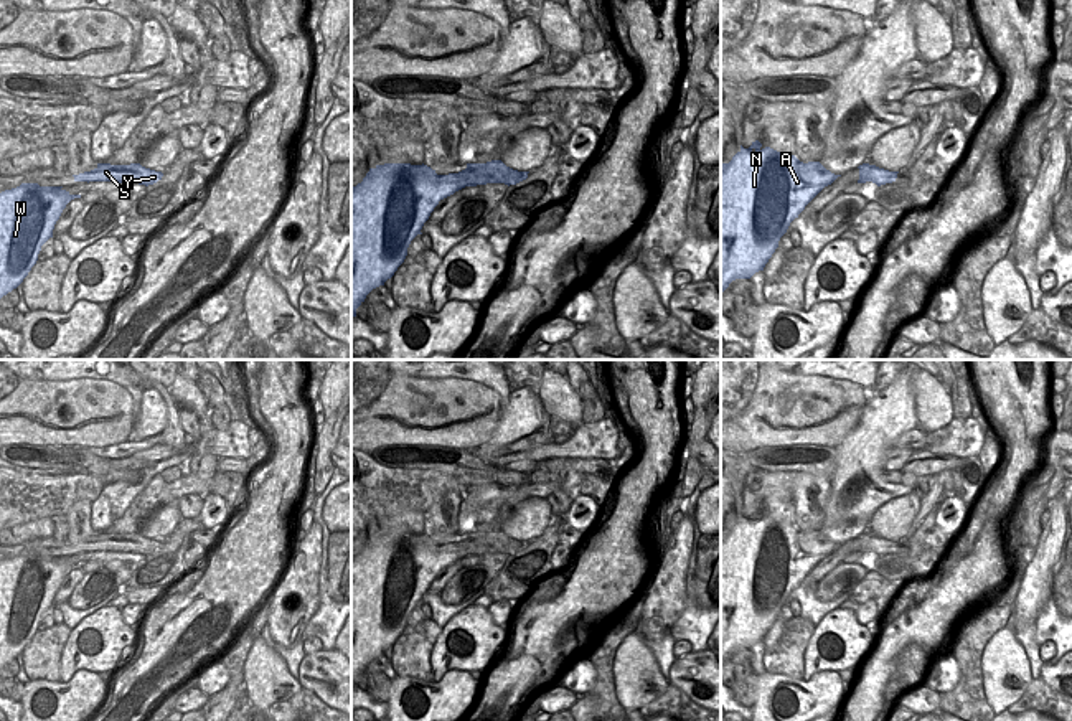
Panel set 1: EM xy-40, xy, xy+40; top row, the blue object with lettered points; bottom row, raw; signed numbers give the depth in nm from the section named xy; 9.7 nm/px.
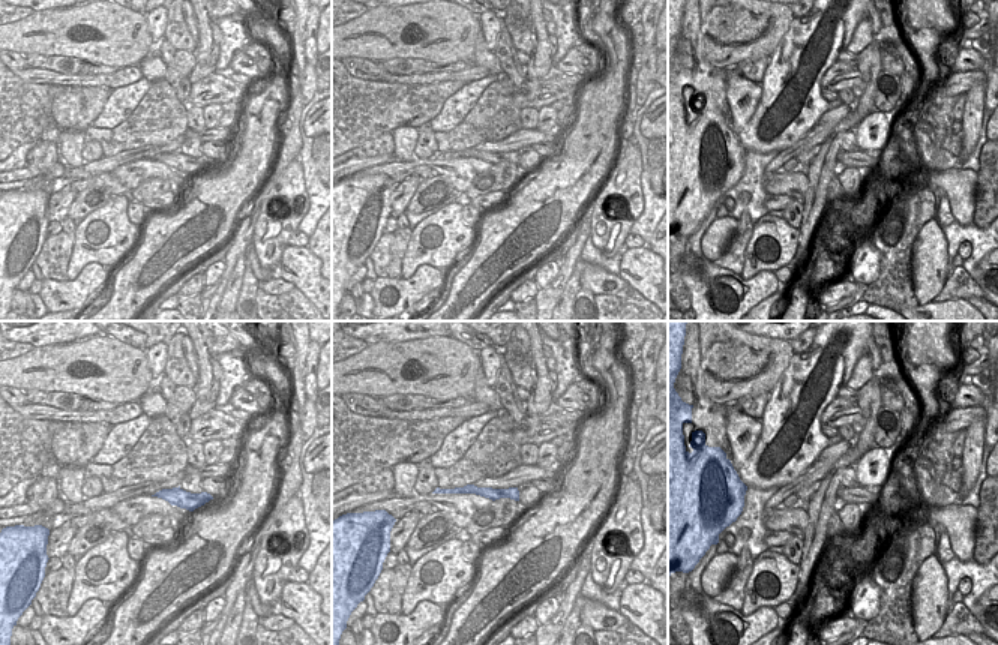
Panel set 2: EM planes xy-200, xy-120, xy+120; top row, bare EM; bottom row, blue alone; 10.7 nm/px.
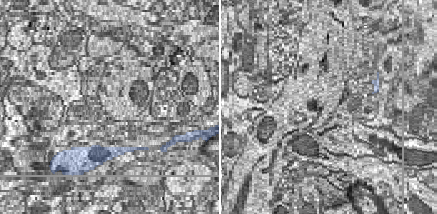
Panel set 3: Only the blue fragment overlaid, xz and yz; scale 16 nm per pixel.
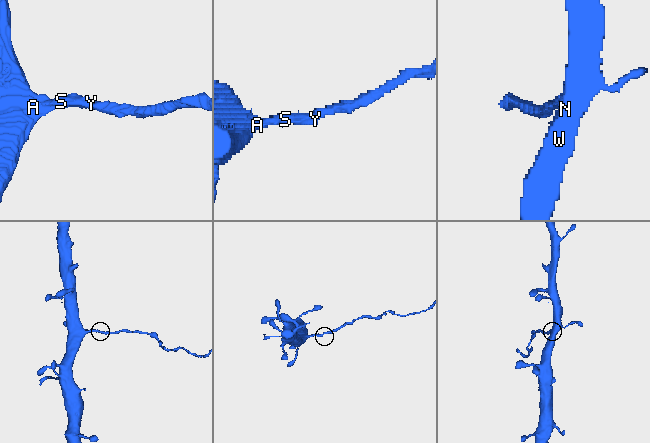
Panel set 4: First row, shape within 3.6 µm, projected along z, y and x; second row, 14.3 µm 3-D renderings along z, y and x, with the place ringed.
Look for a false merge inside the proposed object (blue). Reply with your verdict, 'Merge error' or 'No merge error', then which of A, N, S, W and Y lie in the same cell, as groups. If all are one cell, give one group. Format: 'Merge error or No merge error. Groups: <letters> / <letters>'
Merge error. Groups: A N W / S Y.

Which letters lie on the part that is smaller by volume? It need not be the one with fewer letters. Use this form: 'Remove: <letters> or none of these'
Remove: S, Y

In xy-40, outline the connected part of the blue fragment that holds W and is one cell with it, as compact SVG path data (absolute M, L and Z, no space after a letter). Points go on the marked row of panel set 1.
M21 183L0 193L0 299L16 289L38 261L41 246L66 205L81 198L63 186Z

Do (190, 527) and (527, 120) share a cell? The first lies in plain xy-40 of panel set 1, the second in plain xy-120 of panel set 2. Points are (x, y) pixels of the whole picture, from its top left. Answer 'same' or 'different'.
different

